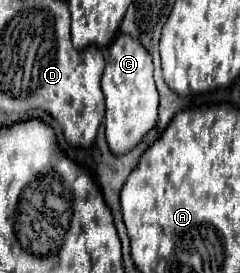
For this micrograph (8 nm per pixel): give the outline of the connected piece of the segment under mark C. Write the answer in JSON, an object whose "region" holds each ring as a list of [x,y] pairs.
{"region":[[[118,33],[108,47],[102,75],[102,93],[106,97],[106,141],[114,155],[134,149],[158,121],[158,91],[152,77],[152,57],[132,35]]]}

